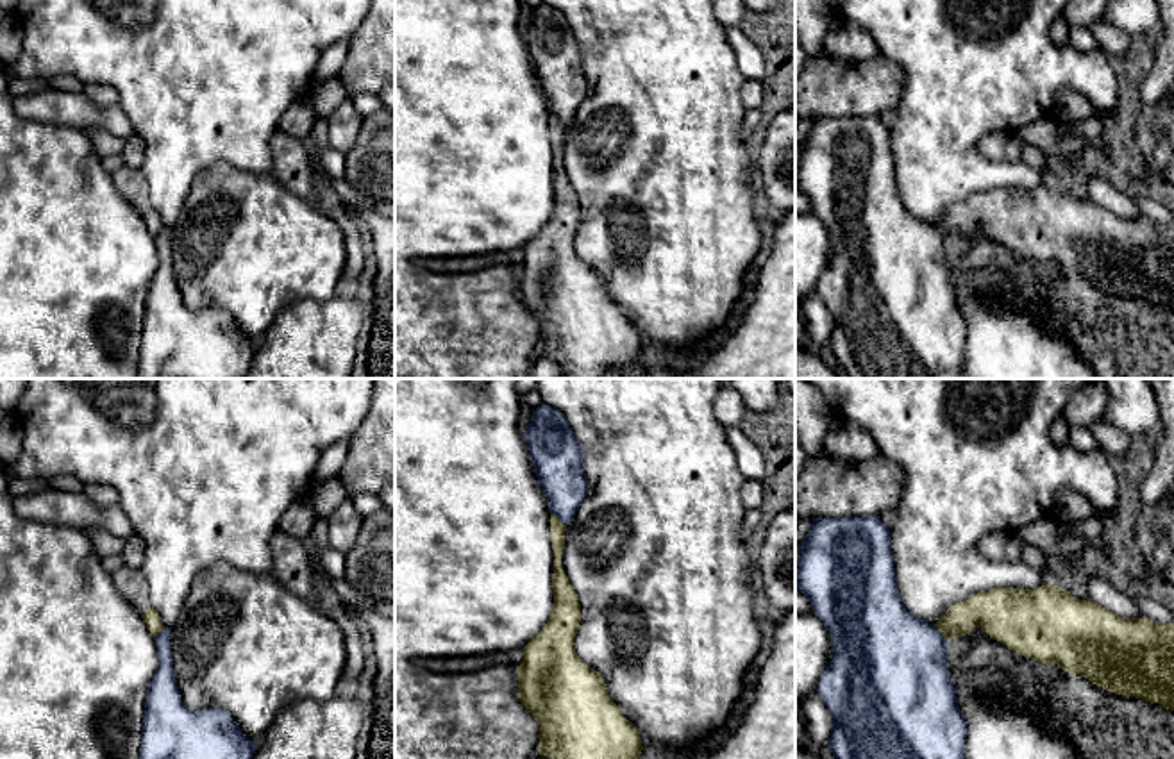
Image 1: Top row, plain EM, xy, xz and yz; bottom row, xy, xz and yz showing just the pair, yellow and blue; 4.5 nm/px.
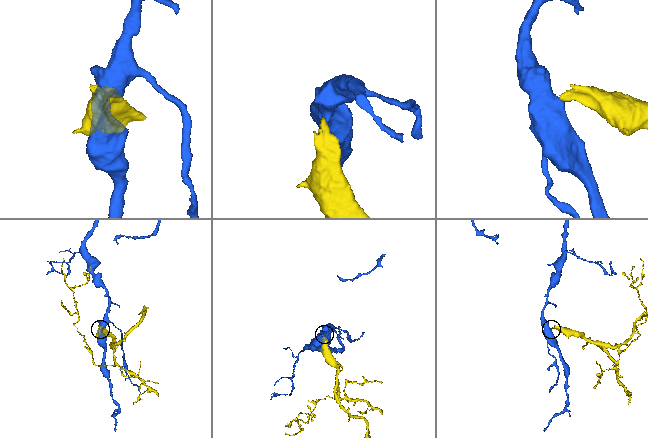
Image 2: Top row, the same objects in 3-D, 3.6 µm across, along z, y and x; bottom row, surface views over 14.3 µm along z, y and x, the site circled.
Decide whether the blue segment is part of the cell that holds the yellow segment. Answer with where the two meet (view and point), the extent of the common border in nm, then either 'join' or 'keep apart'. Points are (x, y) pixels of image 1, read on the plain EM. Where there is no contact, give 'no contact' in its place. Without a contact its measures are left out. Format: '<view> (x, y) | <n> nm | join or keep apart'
yz (940, 233) | 120 nm | keep apart

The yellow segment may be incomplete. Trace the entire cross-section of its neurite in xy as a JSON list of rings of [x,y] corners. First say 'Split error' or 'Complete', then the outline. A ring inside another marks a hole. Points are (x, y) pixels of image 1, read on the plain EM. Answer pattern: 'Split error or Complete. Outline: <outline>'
Split error. Outline: [[[122,166],[113,173],[113,182],[118,193],[141,214],[147,229],[159,236],[164,225],[159,213],[152,207],[143,171]]]

